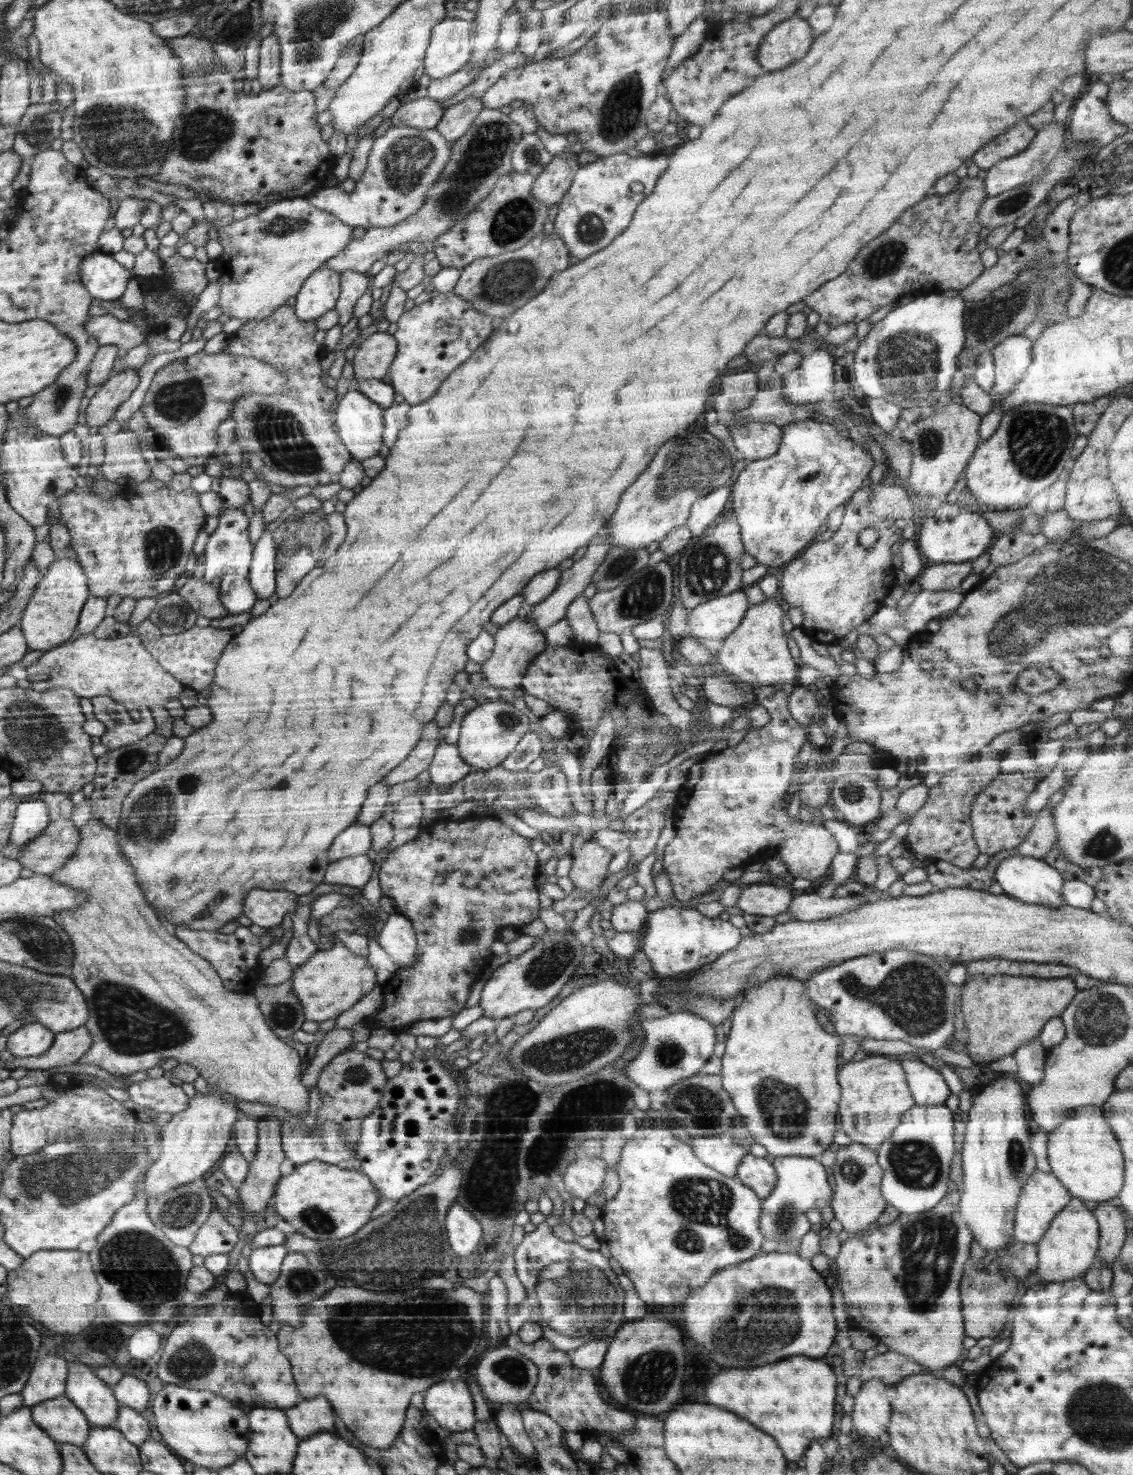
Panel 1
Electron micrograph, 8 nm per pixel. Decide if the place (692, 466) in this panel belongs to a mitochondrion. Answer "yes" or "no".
yes

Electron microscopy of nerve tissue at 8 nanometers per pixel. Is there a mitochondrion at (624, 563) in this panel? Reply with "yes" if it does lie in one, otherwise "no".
yes

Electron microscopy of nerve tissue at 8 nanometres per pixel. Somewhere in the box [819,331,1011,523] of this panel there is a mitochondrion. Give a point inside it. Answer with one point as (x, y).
(930, 441)

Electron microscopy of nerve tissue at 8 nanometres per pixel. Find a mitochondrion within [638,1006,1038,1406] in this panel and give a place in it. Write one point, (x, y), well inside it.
(928, 1246)

